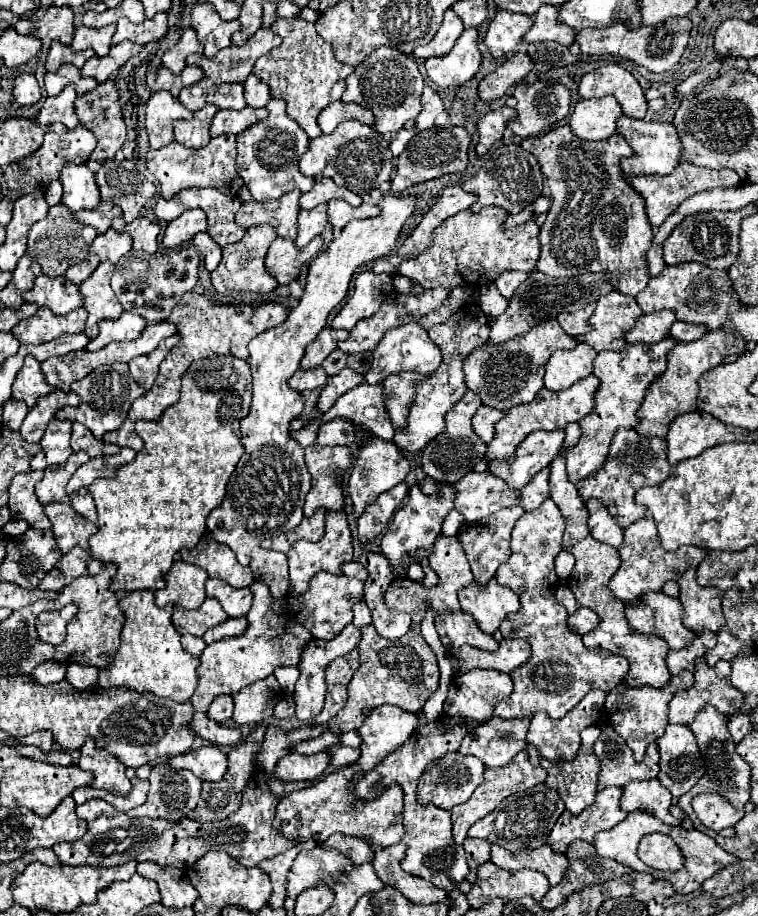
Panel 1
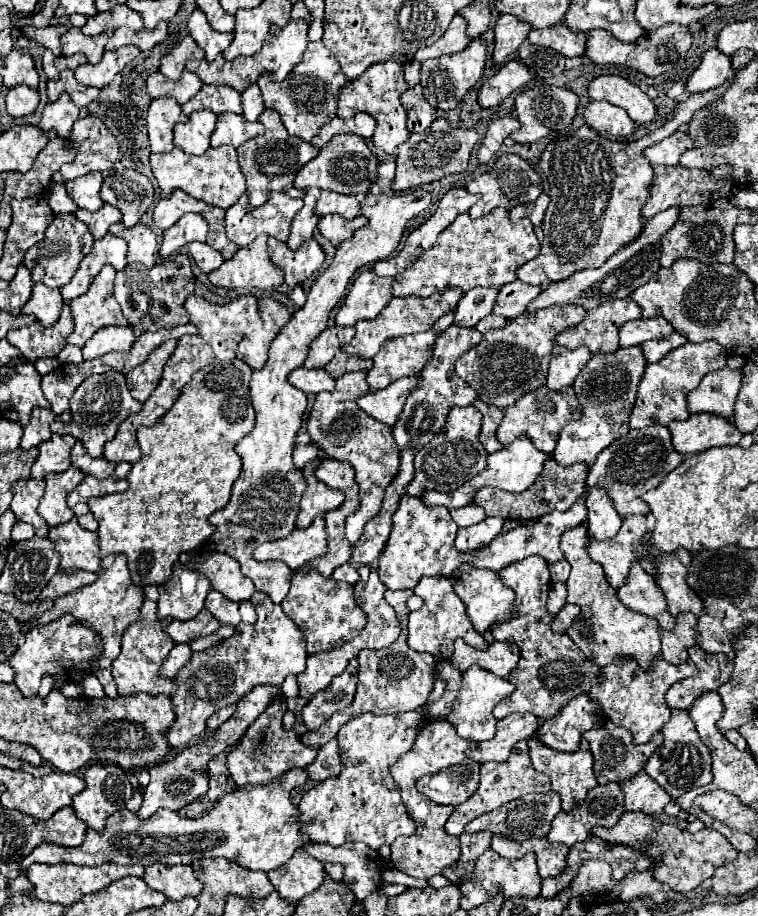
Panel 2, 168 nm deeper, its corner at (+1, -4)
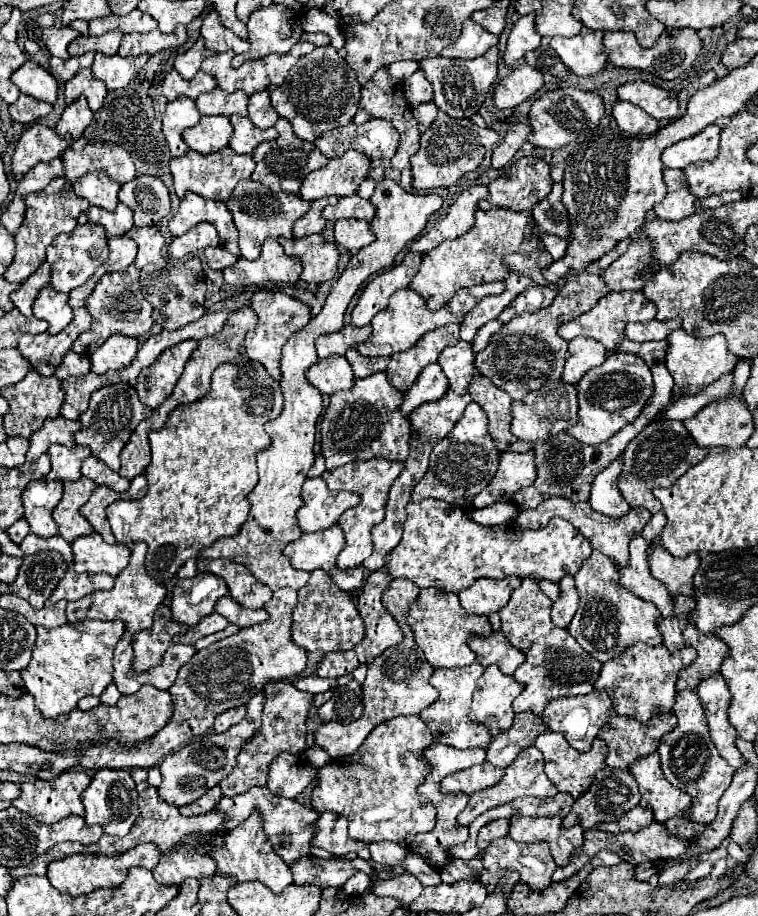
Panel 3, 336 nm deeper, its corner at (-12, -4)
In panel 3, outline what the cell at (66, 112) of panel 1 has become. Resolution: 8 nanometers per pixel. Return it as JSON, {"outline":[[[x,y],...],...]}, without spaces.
{"outline":[[[79,97],[77,101],[65,107],[55,131],[59,135],[71,135],[73,139],[79,139],[87,129],[87,125],[91,123],[91,119],[93,119],[93,111],[89,111],[87,99]]]}

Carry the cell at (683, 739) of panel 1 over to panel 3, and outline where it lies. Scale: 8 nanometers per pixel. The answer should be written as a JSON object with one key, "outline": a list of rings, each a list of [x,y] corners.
{"outline":[[[695,691],[677,693],[673,713],[679,719],[677,727],[661,739],[661,745],[657,749],[659,757],[661,757],[661,769],[663,769],[665,779],[671,785],[675,785],[677,789],[691,795],[697,813],[691,813],[689,819],[697,821],[697,823],[709,823],[717,815],[717,803],[731,783],[733,769],[721,759],[721,755],[717,753],[717,749],[709,737],[707,719],[705,719],[703,707],[701,707]]]}

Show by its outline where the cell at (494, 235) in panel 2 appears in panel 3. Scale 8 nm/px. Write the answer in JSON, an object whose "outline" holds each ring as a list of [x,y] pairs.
{"outline":[[[479,209],[475,213],[475,225],[471,227],[469,233],[465,233],[453,241],[445,241],[439,247],[435,247],[433,251],[423,255],[419,273],[413,277],[409,287],[425,299],[425,303],[431,311],[437,311],[461,287],[473,287],[473,285],[487,283],[487,281],[503,281],[509,273],[509,269],[505,267],[505,261],[503,261],[503,257],[507,253],[541,251],[537,235],[525,243],[525,227],[529,227],[533,223],[535,223],[535,219],[531,217],[529,211],[517,213],[517,211],[509,211],[509,209],[489,209],[489,211]]]}

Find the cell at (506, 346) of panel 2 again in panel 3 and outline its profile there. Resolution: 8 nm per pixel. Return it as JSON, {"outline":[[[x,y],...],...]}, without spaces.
{"outline":[[[585,271],[569,279],[557,293],[551,307],[535,311],[535,313],[517,315],[509,323],[503,325],[501,331],[489,339],[489,345],[477,353],[475,357],[477,371],[489,381],[493,381],[495,387],[509,393],[513,401],[525,399],[529,391],[535,391],[547,381],[561,379],[563,365],[565,365],[565,353],[567,353],[567,341],[557,335],[559,325],[577,319],[579,315],[595,307],[597,301],[605,297],[607,293],[609,291],[599,275],[591,275]]]}

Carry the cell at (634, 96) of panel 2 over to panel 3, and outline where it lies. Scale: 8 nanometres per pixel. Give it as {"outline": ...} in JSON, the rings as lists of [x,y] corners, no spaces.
{"outline":[[[629,81],[617,87],[617,97],[623,101],[629,101],[637,107],[641,107],[643,111],[647,111],[647,115],[651,115],[653,119],[665,119],[665,121],[673,121],[677,119],[679,113],[679,105],[675,95],[671,95],[669,91],[645,83],[645,81]]]}

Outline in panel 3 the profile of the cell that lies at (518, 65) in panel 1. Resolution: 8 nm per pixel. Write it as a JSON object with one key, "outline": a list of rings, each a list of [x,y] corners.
{"outline":[[[521,63],[495,87],[493,103],[497,109],[513,109],[525,99],[529,99],[541,87],[543,87],[541,71],[527,63]]]}

